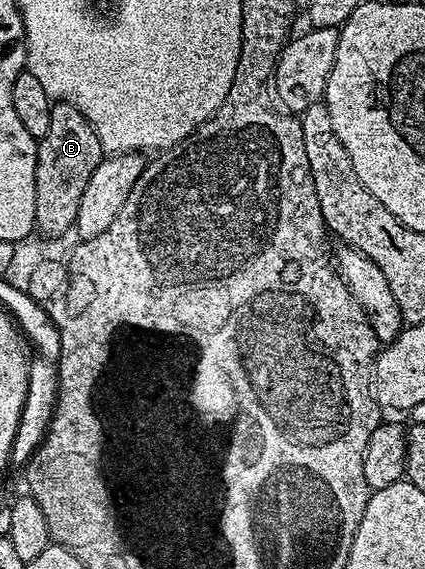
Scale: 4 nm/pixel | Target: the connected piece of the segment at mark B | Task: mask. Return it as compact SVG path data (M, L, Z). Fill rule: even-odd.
M56 102L49 117L49 133L38 140L35 170L35 226L38 234L63 235L76 226L78 205L105 152L93 125L68 103Z

